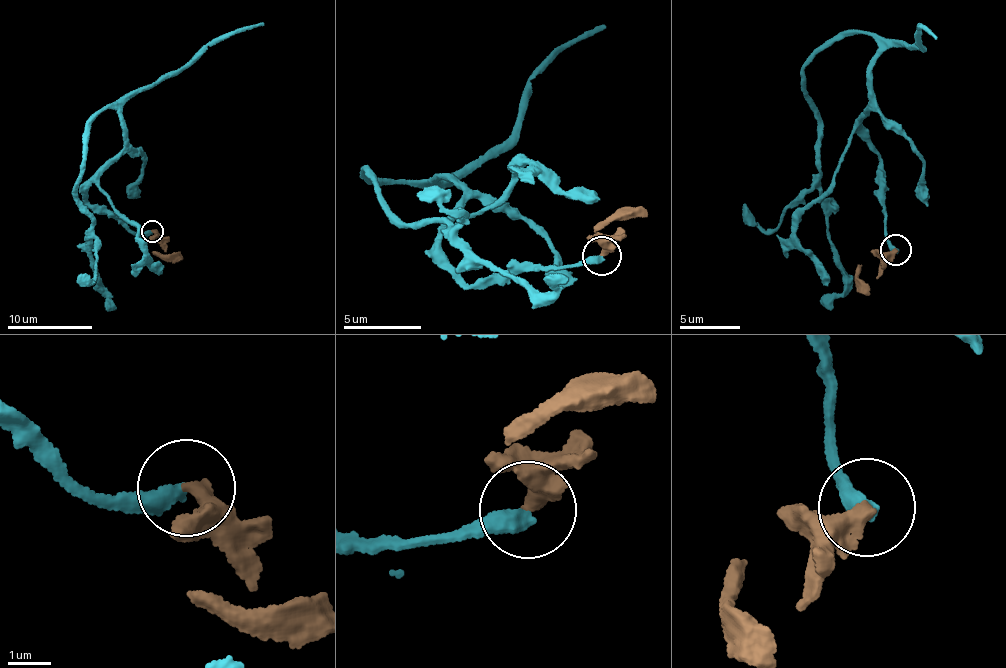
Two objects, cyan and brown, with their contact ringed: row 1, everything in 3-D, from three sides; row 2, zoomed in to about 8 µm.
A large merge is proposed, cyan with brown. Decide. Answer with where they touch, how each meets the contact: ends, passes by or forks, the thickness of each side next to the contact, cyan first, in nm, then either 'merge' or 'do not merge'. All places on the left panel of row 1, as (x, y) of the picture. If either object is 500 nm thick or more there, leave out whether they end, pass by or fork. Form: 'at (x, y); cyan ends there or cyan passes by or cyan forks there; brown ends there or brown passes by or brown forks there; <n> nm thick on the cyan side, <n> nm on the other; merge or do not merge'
at (152, 231); cyan ends there; brown ends there; 440 nm thick on the cyan side, 400 nm on the other; do not merge

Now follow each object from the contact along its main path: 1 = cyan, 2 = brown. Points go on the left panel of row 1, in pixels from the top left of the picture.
1: (153, 232), (88, 203), (87, 181), (123, 147), (121, 114), (94, 113), (77, 206), (107, 311)
2: (153, 232), (153, 251), (163, 258), (178, 255), (180, 258)

